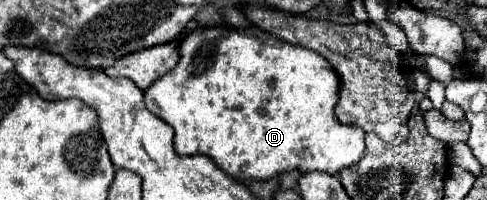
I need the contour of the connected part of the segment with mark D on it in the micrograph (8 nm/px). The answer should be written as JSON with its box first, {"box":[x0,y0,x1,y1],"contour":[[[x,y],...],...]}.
{"box":[146,24,364,180],"contour":[[[226,24],[206,26],[186,34],[178,44],[180,62],[146,92],[146,108],[174,128],[174,150],[180,156],[204,154],[238,180],[266,180],[286,170],[318,170],[336,174],[358,162],[364,154],[364,130],[342,124],[334,116],[338,102],[338,76],[330,62],[314,50],[282,42],[256,28],[230,28]]]}

